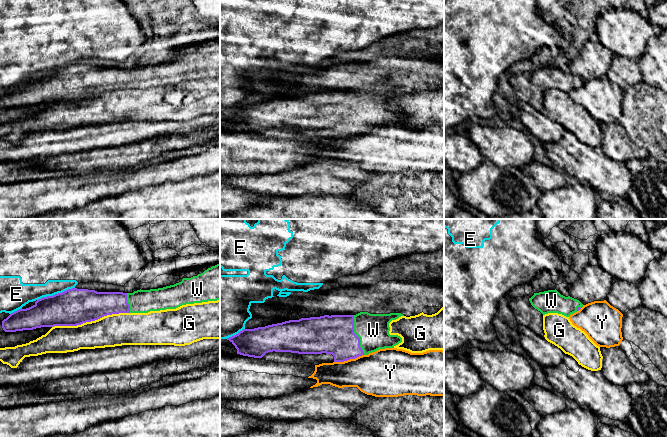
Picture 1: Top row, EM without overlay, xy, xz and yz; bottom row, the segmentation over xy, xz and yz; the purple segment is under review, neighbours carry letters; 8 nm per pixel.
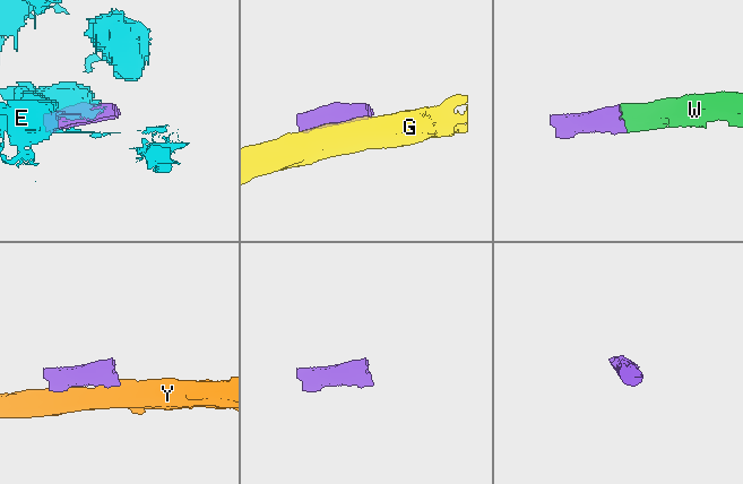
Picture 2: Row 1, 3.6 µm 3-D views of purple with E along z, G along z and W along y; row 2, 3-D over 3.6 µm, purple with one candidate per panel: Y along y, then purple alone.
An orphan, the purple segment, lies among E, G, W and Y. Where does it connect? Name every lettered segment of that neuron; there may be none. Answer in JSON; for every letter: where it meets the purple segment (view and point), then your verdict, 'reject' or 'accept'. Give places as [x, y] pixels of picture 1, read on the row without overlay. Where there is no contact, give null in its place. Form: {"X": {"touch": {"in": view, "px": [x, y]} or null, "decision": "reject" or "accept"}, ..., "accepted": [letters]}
{"E": {"touch": {"in": "xy", "px": [55, 70]}, "decision": "reject"}, "G": {"touch": {"in": "xy", "px": [90, 97]}, "decision": "reject"}, "W": {"touch": {"in": "xz", "px": [356, 111]}, "decision": "accept"}, "Y": {"touch": {"in": "xz", "px": [348, 135]}, "decision": "reject"}, "accepted": ["W"]}

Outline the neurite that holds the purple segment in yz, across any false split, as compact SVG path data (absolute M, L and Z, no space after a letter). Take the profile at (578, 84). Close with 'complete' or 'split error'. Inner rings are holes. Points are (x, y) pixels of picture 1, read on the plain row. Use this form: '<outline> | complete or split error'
M556 65L534 69L529 74L531 81L543 91L548 89L558 89L566 93L579 87L583 80L570 72L561 71Z | split error

